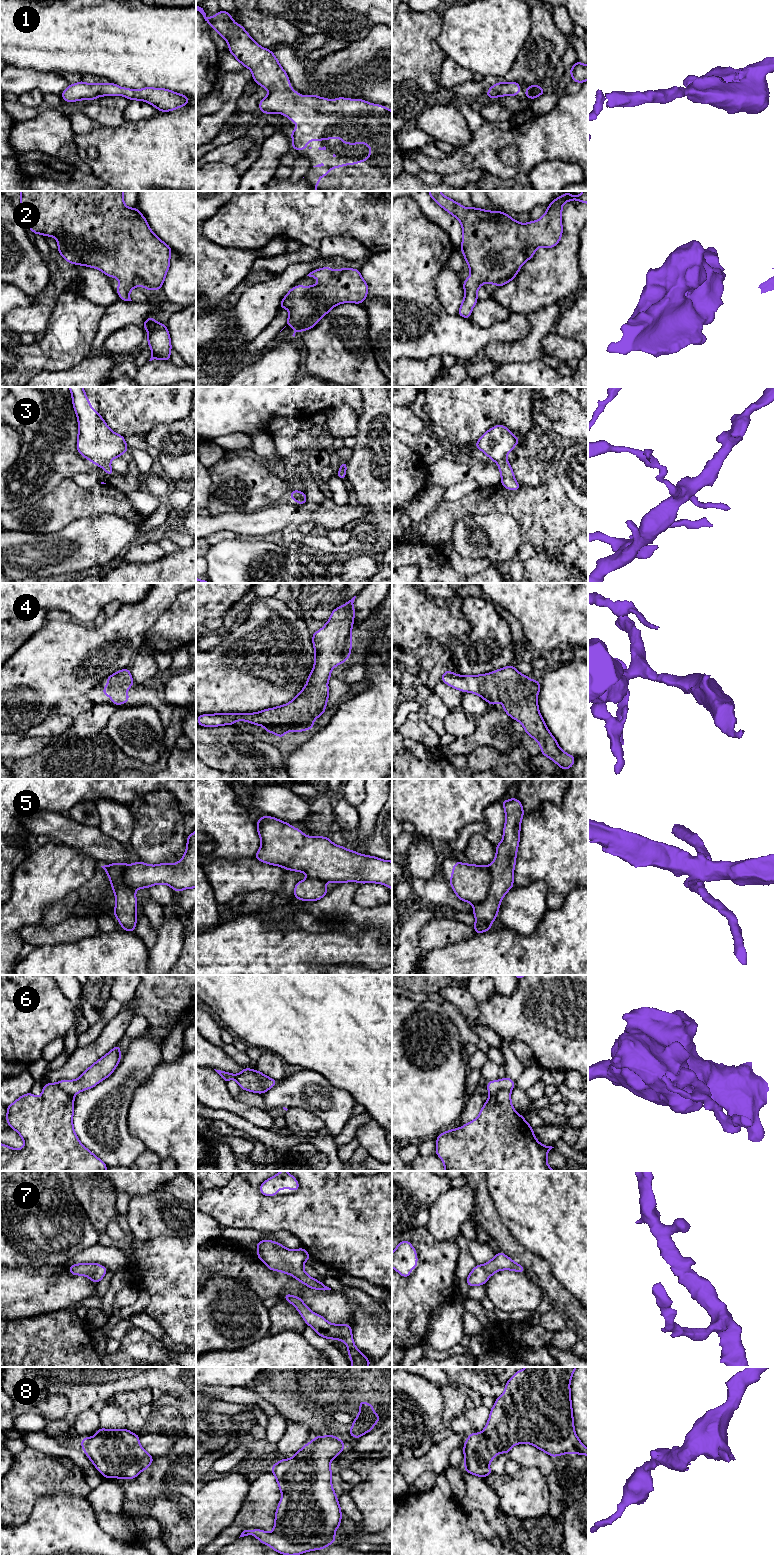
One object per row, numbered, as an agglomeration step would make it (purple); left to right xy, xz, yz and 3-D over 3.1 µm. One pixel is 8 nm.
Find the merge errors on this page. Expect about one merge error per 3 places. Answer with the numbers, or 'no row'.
3, 5, 6

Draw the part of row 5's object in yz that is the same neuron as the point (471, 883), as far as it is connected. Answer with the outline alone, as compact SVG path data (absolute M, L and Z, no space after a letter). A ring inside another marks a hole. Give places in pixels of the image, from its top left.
M456 861L449 884L460 900L475 906L486 900L491 888L491 874L488 866Z

